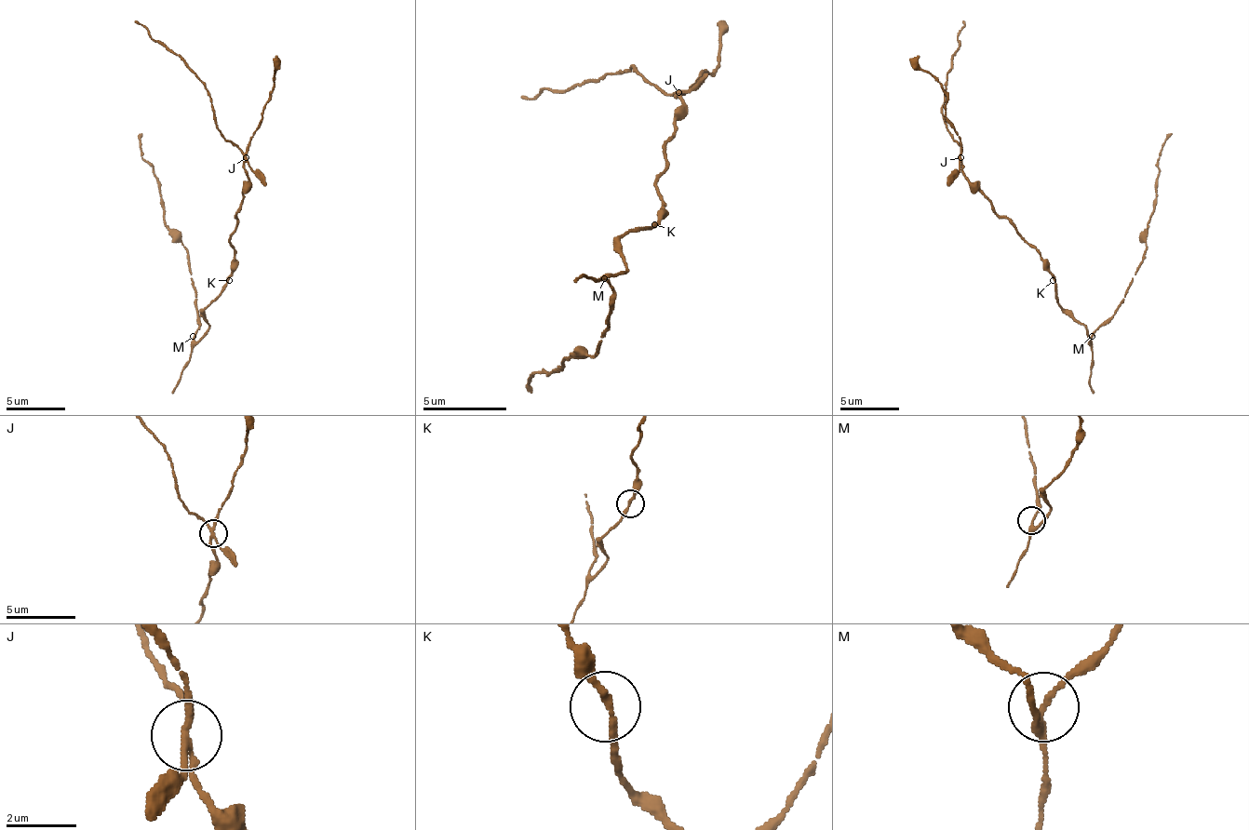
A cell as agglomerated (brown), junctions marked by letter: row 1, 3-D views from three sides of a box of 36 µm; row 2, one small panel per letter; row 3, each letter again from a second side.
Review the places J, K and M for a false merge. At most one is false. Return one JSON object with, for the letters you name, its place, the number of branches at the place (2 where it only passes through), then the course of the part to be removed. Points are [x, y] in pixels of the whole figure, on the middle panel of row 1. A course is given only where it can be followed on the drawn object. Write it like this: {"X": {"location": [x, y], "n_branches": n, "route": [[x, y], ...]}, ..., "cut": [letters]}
{"J": {"location": [678, 92], "n_branches": 4, "route": [[679, 93], [663, 93], [629, 68], [520, 98]]}, "cut": ["J"]}

